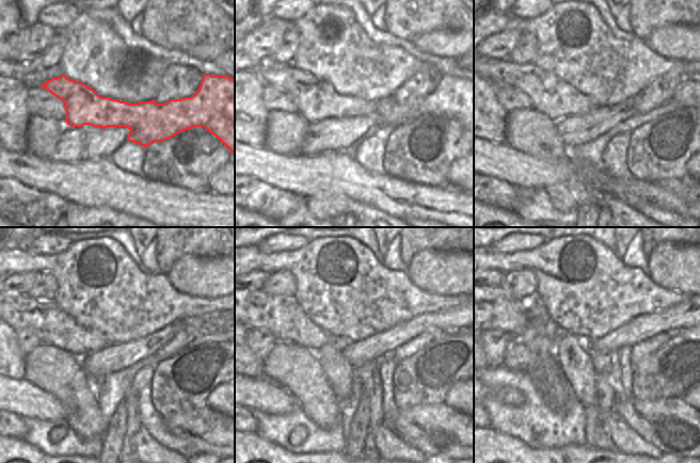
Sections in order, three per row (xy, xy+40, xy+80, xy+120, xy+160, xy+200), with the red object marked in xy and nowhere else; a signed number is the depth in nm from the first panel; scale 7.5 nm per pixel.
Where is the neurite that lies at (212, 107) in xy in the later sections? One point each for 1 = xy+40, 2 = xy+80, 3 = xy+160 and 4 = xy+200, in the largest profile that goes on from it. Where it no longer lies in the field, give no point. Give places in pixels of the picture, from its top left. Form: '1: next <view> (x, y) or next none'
1: next xy+40 (316, 100)
2: next xy+80 (550, 95)
3: next xy+160 (284, 318)
4: next xy+200 (495, 312)

